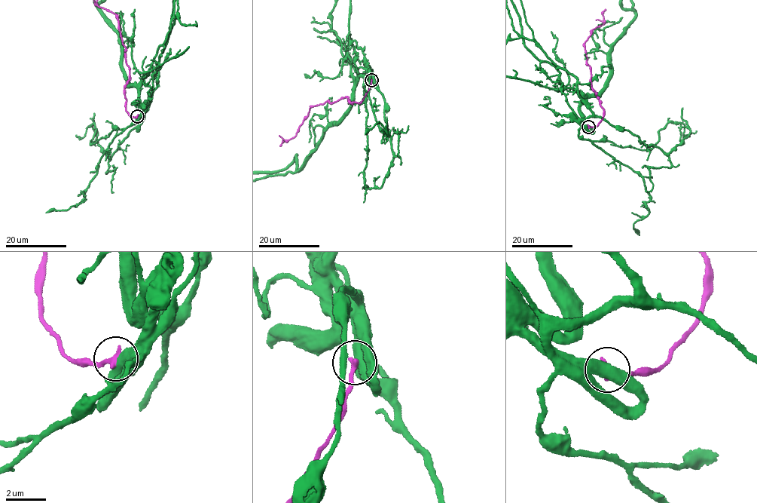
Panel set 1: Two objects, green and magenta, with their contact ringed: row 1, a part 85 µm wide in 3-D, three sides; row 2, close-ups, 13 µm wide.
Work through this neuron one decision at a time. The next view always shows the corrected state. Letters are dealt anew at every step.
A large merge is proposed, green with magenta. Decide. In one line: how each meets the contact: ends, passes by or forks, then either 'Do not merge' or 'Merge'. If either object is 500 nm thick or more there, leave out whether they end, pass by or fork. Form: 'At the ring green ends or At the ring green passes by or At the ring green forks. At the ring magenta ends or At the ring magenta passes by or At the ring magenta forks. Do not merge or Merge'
Do not merge

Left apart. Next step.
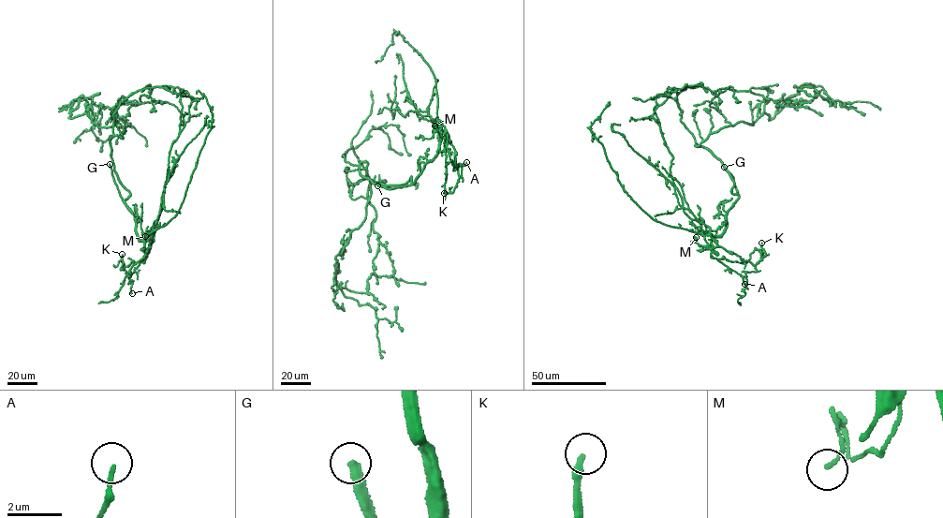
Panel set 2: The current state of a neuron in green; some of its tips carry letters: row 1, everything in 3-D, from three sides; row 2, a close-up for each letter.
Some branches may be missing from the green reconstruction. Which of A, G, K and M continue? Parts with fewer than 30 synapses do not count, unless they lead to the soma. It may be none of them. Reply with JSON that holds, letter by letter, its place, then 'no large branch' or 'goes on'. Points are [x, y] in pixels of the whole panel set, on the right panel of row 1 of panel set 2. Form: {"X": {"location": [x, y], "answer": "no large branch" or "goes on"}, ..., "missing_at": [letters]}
{"A": {"location": [744, 284], "answer": "no large branch"}, "G": {"location": [724, 167], "answer": "goes on"}, "K": {"location": [761, 243], "answer": "no large branch"}, "M": {"location": [696, 237], "answer": "no large branch"}, "missing_at": ["G"]}

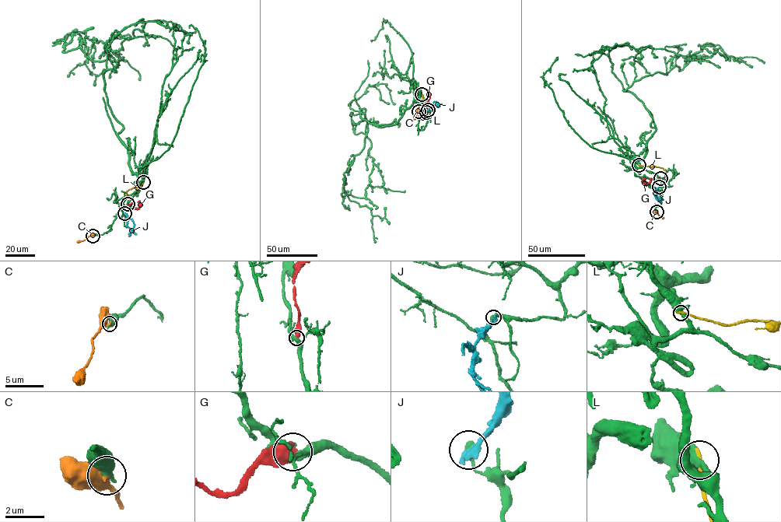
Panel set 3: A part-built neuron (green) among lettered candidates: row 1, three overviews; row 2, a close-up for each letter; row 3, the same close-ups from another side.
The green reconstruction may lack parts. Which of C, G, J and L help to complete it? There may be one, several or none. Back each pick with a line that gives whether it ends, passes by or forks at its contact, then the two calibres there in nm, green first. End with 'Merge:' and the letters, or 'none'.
Merge: none

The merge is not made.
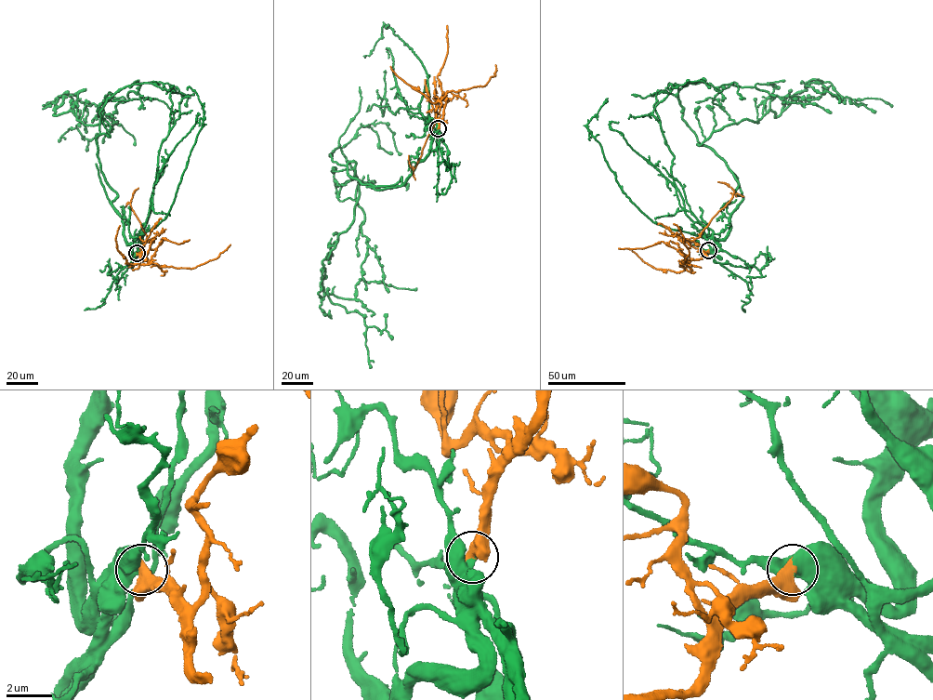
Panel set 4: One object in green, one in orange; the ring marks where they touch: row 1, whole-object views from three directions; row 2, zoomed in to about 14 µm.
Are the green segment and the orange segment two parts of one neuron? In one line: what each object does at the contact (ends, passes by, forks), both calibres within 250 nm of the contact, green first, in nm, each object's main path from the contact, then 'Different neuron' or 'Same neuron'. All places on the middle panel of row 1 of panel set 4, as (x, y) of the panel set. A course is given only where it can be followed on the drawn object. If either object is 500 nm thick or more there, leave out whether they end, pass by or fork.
Thickness 440 nm (green) against 550 nm. Course of green: (438, 128), (402, 185), (348, 163), (354, 218), (322, 260), (324, 294), (415, 288). Course of orange: (438, 128), (443, 117), (446, 93), (485, 85), (495, 75), (495, 64). Same neuron

